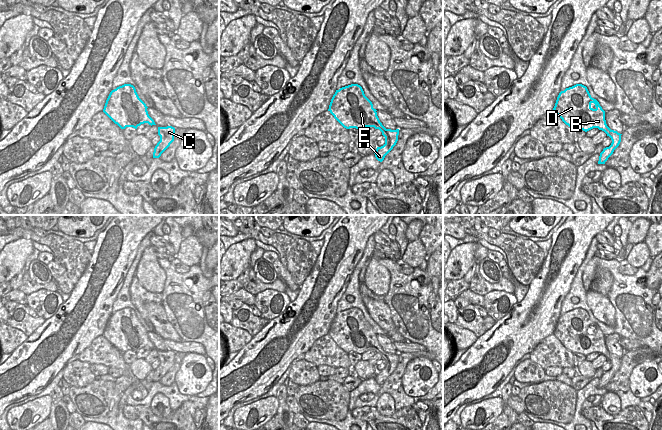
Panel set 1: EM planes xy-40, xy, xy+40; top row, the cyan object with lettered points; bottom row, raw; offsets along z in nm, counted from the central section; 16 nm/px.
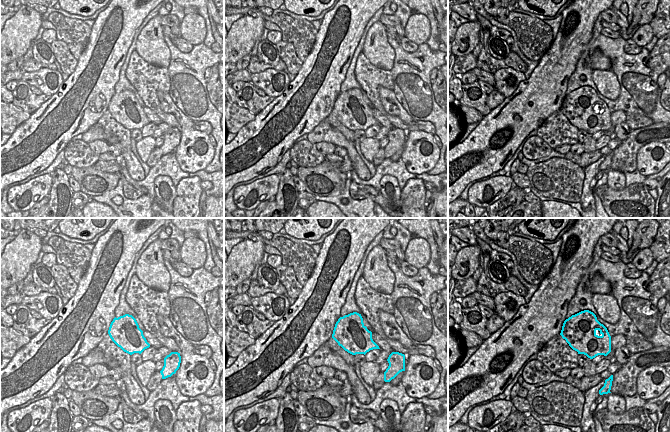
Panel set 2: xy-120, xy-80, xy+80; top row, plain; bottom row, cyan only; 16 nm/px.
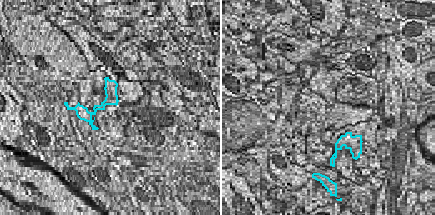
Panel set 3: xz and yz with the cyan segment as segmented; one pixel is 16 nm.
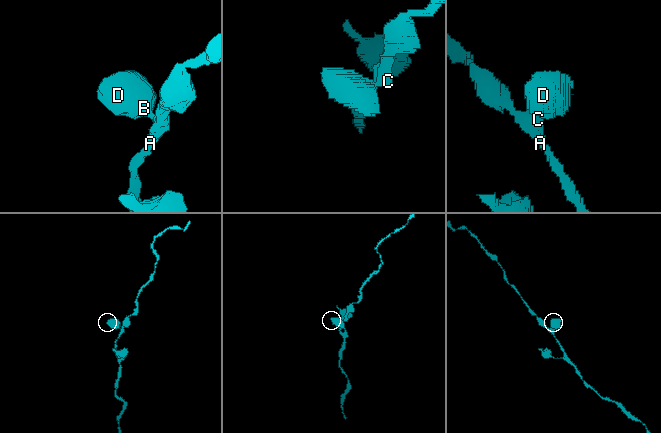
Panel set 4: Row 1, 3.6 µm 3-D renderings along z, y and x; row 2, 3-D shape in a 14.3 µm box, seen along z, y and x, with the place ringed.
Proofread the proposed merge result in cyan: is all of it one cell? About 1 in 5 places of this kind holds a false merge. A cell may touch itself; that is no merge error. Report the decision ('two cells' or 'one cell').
one cell

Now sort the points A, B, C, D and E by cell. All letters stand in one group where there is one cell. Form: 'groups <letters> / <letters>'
groups A B C D E

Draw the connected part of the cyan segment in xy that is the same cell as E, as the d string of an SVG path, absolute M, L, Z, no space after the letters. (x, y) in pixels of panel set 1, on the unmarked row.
M351 308L336 314L328 335L346 353L356 352L363 354L374 351L382 356L385 368L377 371L374 376L378 385L382 386L385 380L393 373L398 365L399 353L386 353L377 340L377 334L372 326L365 320L362 311Z

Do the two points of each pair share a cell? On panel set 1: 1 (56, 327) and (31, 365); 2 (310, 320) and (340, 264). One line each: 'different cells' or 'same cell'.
1: same cell
2: same cell

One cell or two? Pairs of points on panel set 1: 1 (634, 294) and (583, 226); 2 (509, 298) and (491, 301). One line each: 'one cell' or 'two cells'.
1: two cells
2: one cell

